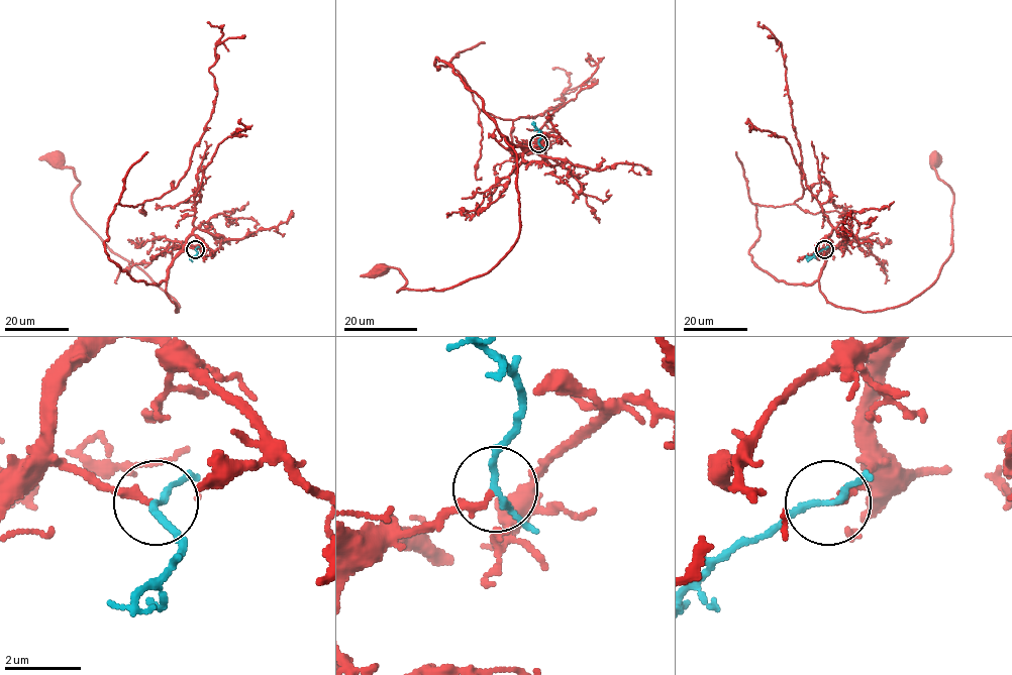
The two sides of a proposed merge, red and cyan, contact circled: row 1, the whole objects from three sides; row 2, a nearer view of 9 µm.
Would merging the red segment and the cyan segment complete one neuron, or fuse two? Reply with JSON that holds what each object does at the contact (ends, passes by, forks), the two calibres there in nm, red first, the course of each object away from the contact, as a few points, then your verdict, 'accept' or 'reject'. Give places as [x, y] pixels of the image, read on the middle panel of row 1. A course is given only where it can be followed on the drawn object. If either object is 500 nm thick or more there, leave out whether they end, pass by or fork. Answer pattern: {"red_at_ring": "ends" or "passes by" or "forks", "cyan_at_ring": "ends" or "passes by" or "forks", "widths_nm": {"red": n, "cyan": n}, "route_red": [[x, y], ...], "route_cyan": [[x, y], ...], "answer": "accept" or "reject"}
{"red_at_ring": "ends", "cyan_at_ring": "passes by", "widths_nm": {"red": 200, "cyan": 150}, "route_red": [[539, 143], [505, 138], [517, 155], [519, 232], [486, 273], [449, 289], [397, 291], [406, 278], [381, 268]], "route_cyan": [[539, 143], [540, 133], [533, 123], [531, 124]], "answer": "accept"}

